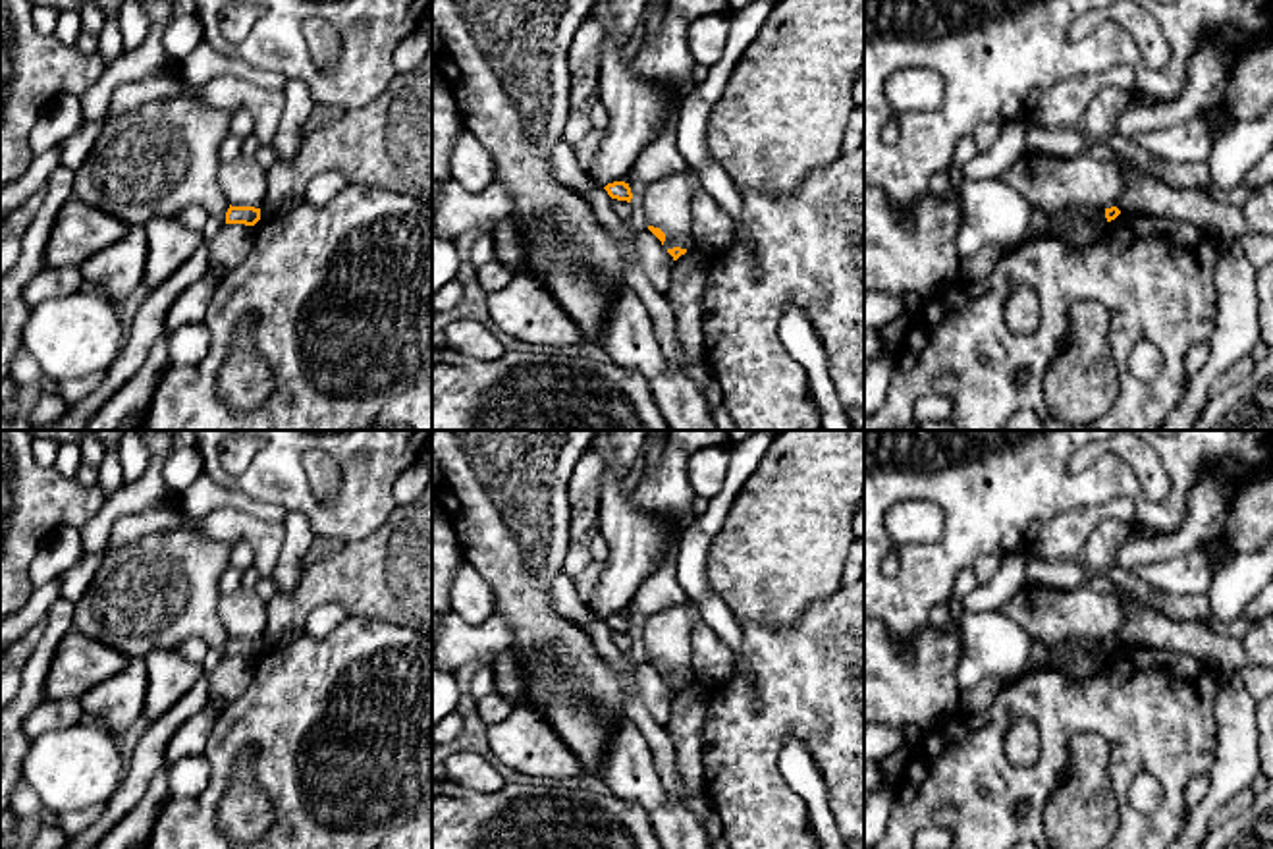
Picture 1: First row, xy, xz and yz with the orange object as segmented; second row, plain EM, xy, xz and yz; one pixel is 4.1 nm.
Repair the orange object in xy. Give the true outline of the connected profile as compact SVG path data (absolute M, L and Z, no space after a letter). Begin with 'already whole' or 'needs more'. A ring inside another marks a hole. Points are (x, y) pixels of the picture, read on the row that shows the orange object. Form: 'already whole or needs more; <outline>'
already whole; M231 206L226 212L226 224L255 226L260 220L260 208L255 206Z

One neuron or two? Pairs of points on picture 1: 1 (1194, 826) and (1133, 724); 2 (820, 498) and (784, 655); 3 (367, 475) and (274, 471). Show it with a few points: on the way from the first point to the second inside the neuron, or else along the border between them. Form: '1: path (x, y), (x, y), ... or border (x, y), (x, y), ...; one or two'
1: border (1189, 811), (1183, 828); two
2: border (826, 599), (818, 599), (787, 628), (745, 622); two
3: path (346, 498), (336, 508), (313, 508), (297, 494); one

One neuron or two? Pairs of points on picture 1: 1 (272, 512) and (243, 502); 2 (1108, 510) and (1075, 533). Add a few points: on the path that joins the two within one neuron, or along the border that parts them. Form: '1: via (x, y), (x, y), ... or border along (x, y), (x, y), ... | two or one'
1: via (265, 510), (251, 506) | one
2: via (1100, 512), (1083, 525) | one

